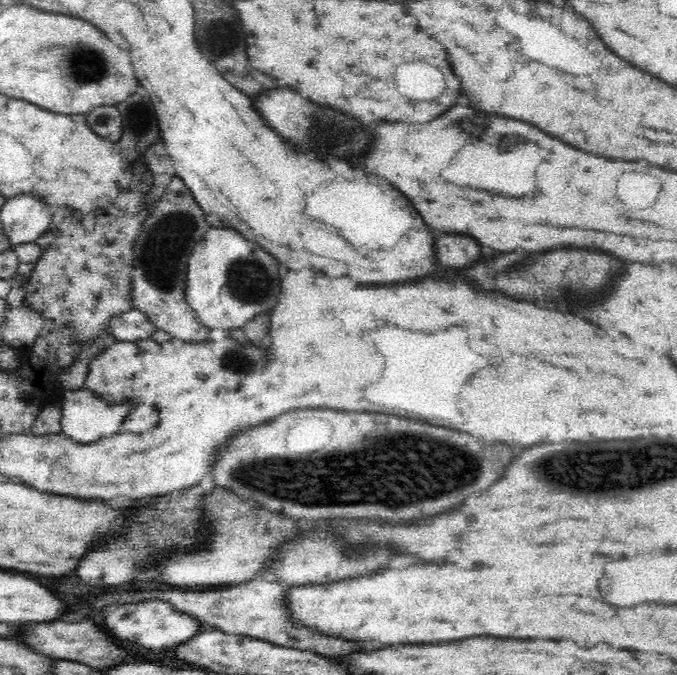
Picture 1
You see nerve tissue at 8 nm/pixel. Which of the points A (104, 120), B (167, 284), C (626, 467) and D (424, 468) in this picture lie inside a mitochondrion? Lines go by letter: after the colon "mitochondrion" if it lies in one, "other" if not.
A: mitochondrion
B: mitochondrion
C: mitochondrion
D: mitochondrion

